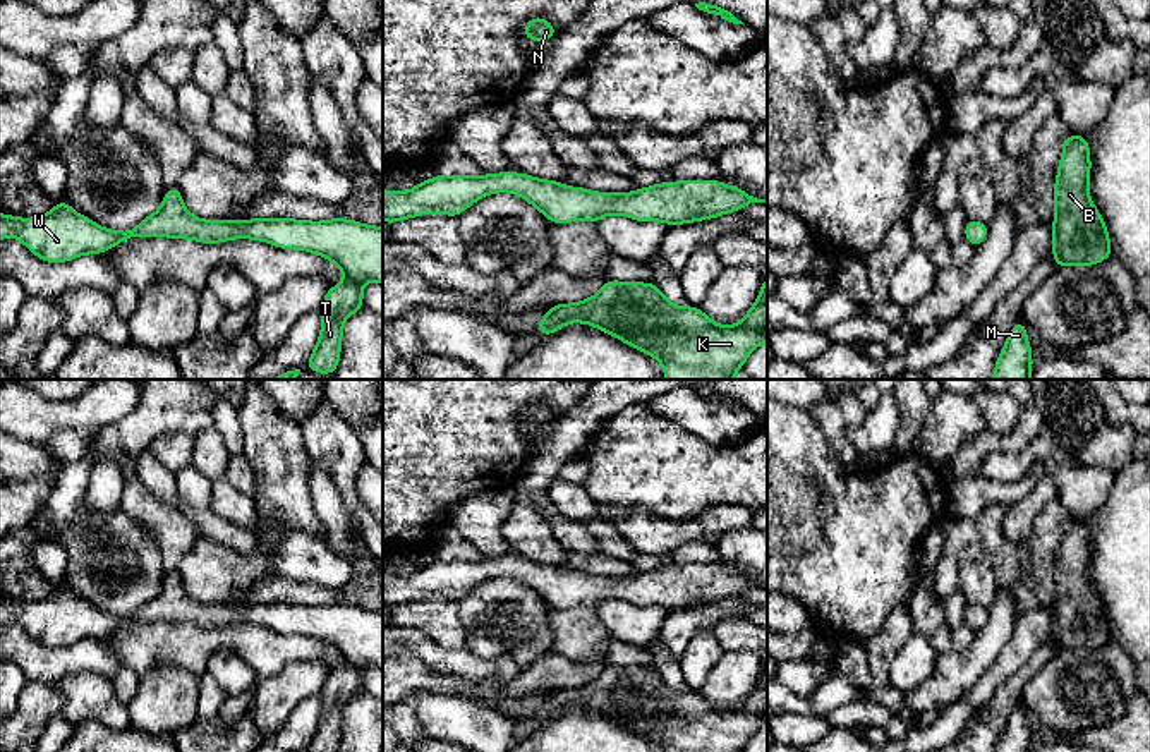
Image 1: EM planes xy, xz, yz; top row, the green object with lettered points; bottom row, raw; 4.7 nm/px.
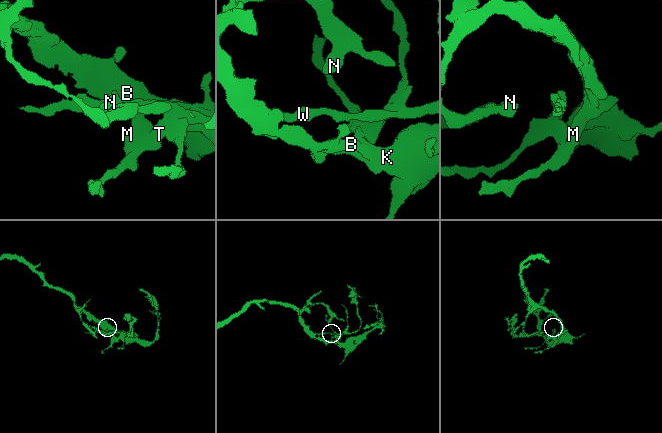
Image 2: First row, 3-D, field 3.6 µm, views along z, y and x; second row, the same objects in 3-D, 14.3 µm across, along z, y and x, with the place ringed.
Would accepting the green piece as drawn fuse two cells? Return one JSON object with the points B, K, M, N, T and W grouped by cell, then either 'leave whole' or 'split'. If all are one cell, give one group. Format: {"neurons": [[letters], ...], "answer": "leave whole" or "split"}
{"neurons": [["B", "K", "M", "N", "T", "W"]], "answer": "leave whole"}

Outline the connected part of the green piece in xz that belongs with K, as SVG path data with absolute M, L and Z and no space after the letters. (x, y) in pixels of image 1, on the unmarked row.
M767 663L757 687L731 711L711 706L695 690L671 688L654 666L606 664L590 683L554 688L537 716L549 721L577 706L656 742L663 752L741 752L757 730L767 728Z

